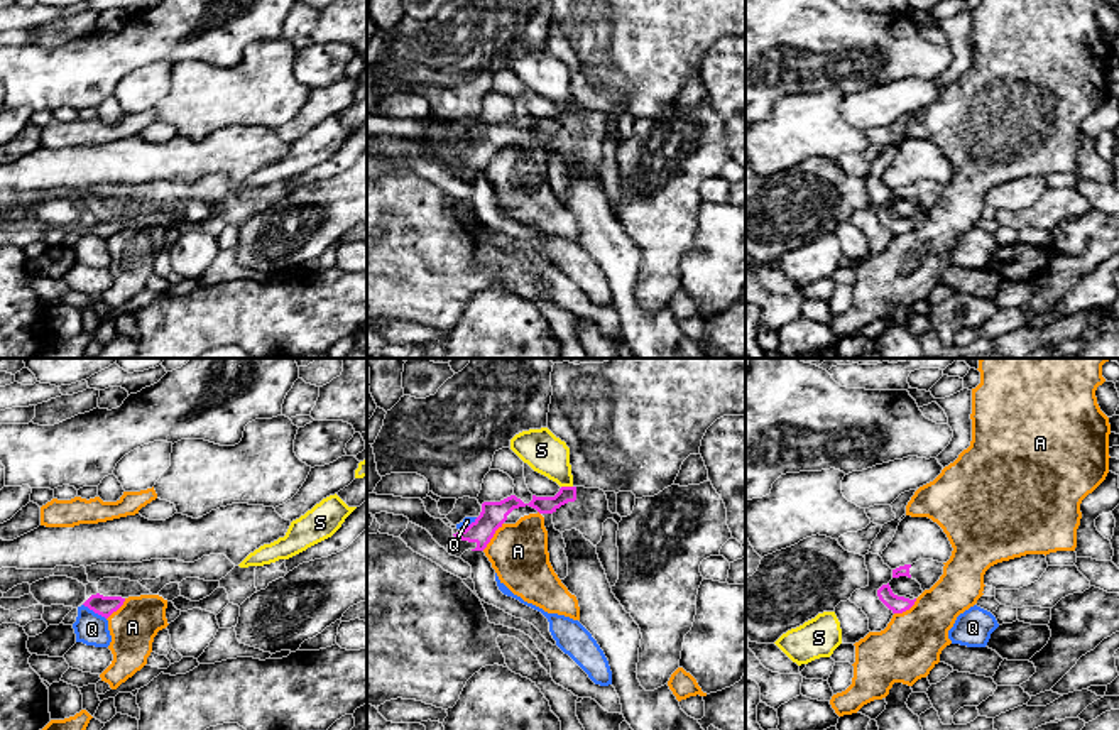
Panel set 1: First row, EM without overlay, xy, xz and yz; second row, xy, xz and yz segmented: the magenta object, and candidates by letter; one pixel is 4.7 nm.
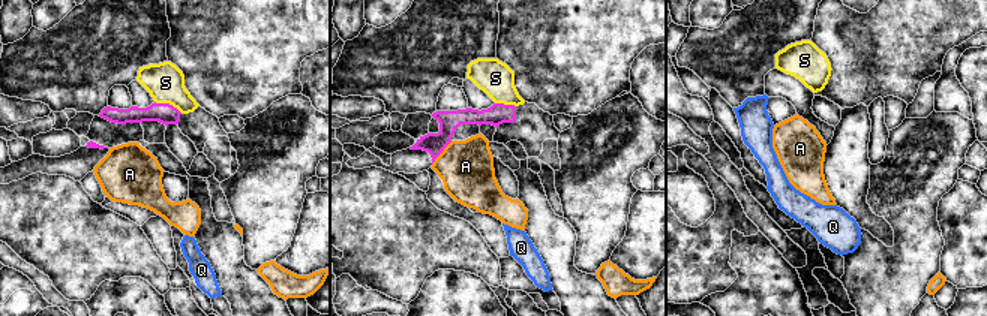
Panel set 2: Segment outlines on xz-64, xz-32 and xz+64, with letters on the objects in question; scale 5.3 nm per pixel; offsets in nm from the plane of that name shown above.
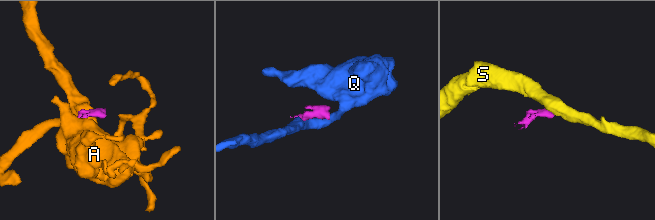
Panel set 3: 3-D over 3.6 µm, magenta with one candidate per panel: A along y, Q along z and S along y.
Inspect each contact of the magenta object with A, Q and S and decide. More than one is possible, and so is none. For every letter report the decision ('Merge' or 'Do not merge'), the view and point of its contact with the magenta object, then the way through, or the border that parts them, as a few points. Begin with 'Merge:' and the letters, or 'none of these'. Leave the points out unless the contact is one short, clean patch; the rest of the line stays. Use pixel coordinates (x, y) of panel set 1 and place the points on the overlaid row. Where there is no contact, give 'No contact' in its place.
Merge: none of these
A: Do not merge. Touches magenta at xz (492, 536). Boundary: xz (502, 522), (482, 550)
Q: Do not merge. Touches magenta at xy (95, 612). Boundary: xy (83, 604), (105, 619)
S: Do not merge. Touches magenta at xz (567, 487). Boundary: xz (562, 485), (572, 487)

